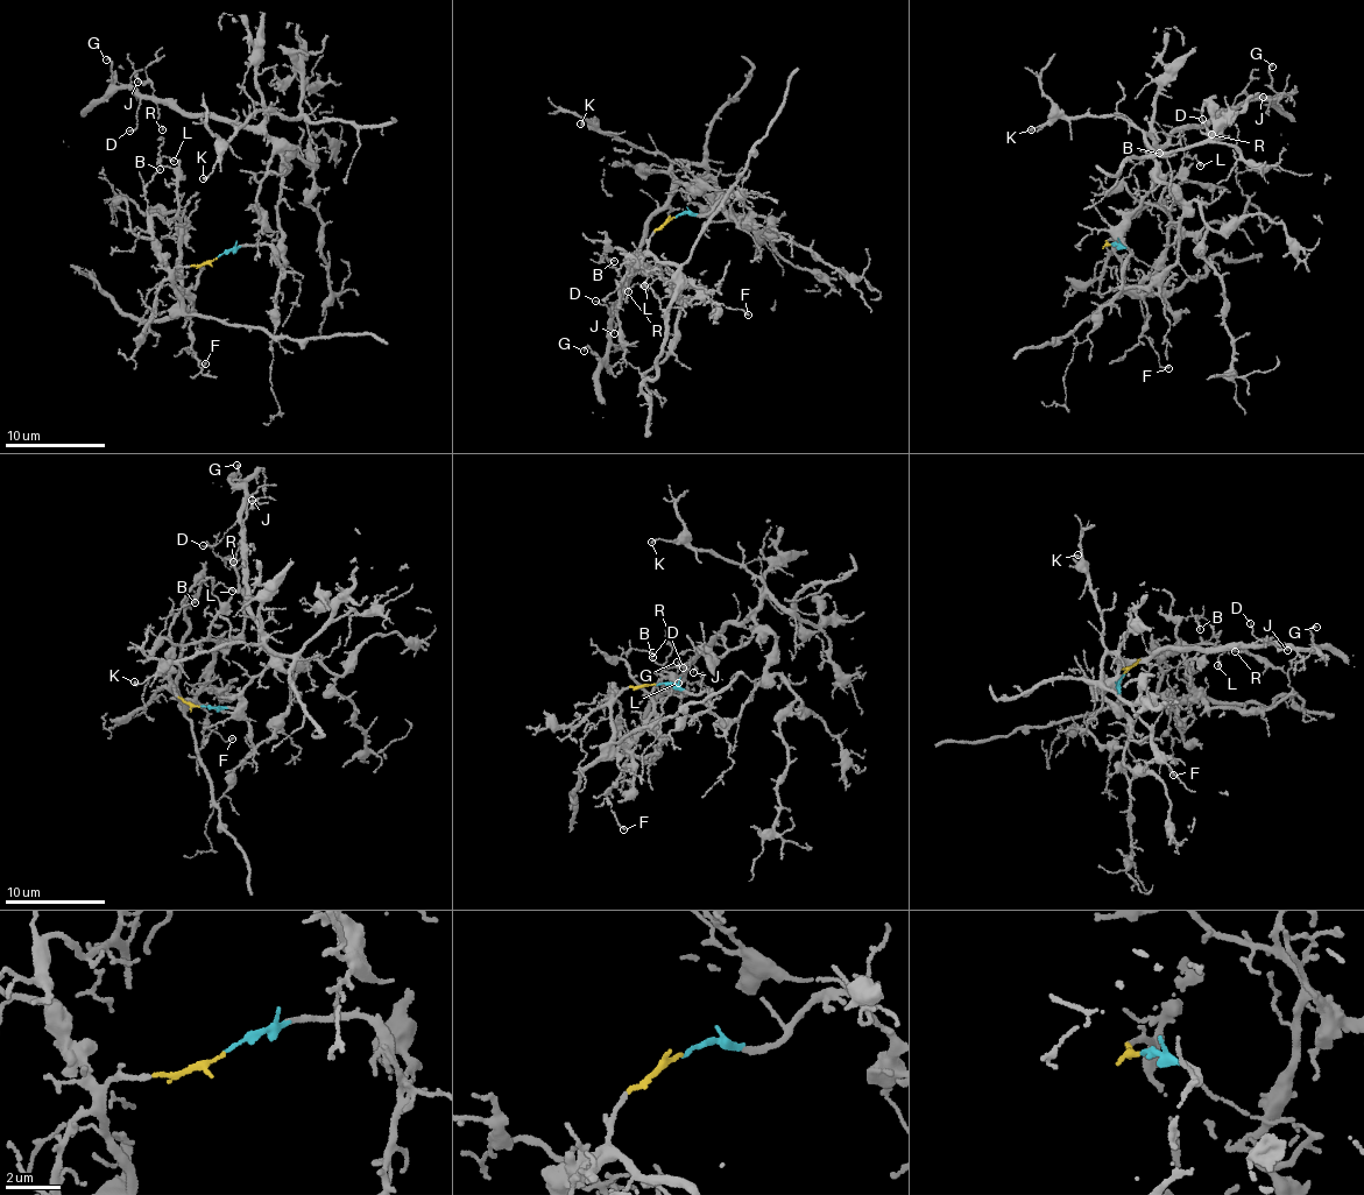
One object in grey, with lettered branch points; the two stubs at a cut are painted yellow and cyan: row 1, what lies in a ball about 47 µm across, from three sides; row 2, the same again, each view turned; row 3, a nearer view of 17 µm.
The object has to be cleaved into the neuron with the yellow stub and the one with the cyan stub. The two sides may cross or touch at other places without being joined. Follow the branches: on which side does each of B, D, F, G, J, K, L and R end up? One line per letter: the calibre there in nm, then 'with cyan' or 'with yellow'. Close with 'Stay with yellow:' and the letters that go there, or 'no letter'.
B: 110 nm thick; with yellow
D: 110 nm thick; with cyan
F: 130 nm thick; with yellow
G: 130 nm thick; with cyan
J: 120 nm thick; with cyan
K: 140 nm thick; with cyan
L: 140 nm thick; with yellow
R: 110 nm thick; with cyan
Stay with yellow: B, F, L

